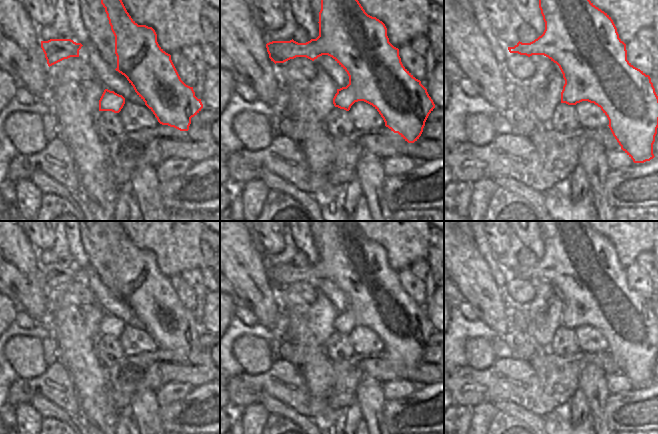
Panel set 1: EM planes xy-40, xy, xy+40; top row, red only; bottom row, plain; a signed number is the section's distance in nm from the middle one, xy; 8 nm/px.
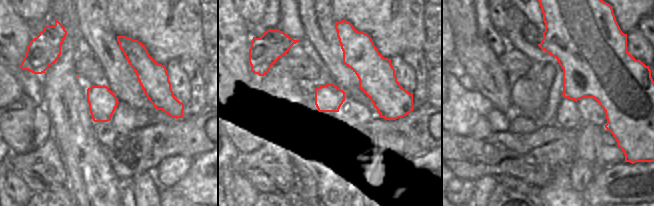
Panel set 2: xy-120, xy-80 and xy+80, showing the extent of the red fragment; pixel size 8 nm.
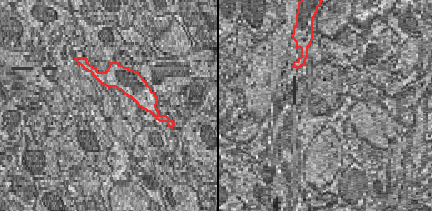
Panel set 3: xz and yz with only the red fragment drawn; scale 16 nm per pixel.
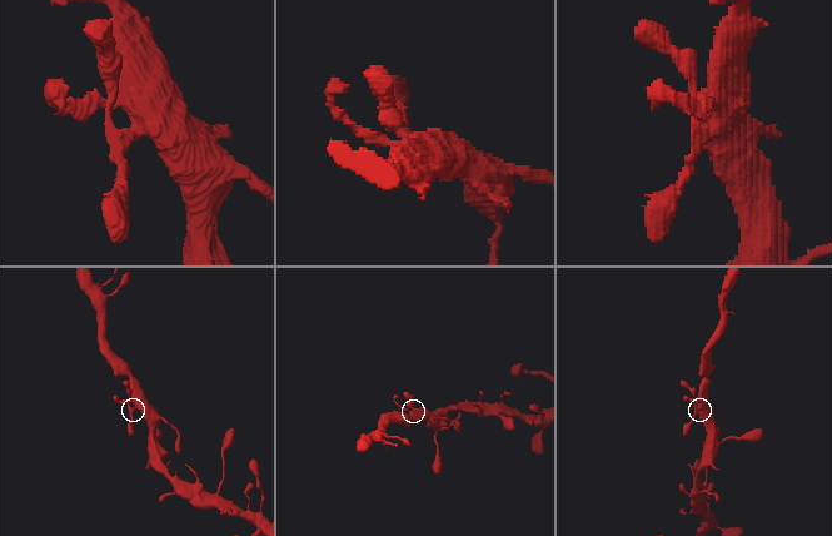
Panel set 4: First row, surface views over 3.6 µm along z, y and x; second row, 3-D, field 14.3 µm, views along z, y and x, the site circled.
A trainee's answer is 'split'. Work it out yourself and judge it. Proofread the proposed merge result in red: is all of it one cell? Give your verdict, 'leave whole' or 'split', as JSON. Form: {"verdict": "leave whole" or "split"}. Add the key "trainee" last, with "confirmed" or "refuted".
{"verdict": "split", "trainee": "confirmed"}

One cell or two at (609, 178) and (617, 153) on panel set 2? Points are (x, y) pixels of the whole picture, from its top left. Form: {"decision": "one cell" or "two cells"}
{"decision": "two cells"}

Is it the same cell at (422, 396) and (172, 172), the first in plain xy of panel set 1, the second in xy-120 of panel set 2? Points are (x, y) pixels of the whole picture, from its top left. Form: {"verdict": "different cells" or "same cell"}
{"verdict": "different cells"}

